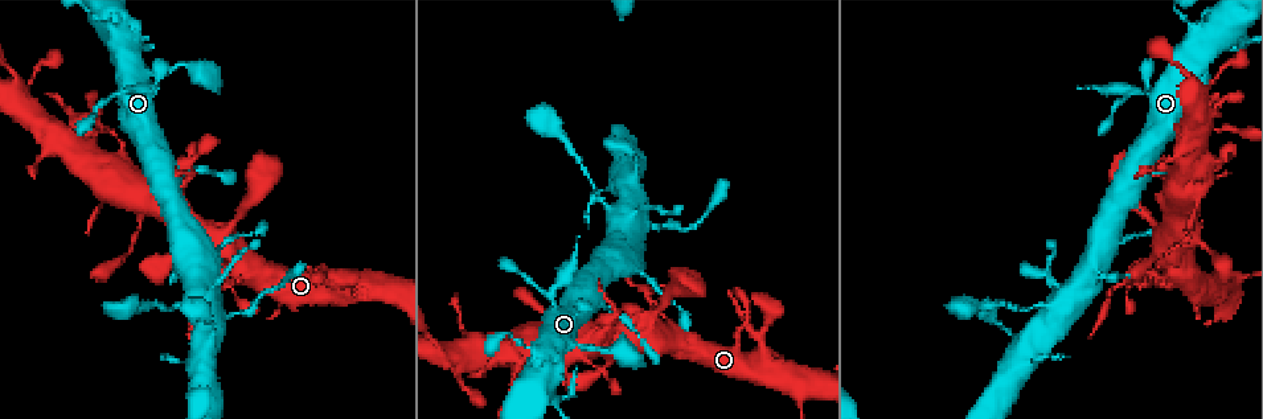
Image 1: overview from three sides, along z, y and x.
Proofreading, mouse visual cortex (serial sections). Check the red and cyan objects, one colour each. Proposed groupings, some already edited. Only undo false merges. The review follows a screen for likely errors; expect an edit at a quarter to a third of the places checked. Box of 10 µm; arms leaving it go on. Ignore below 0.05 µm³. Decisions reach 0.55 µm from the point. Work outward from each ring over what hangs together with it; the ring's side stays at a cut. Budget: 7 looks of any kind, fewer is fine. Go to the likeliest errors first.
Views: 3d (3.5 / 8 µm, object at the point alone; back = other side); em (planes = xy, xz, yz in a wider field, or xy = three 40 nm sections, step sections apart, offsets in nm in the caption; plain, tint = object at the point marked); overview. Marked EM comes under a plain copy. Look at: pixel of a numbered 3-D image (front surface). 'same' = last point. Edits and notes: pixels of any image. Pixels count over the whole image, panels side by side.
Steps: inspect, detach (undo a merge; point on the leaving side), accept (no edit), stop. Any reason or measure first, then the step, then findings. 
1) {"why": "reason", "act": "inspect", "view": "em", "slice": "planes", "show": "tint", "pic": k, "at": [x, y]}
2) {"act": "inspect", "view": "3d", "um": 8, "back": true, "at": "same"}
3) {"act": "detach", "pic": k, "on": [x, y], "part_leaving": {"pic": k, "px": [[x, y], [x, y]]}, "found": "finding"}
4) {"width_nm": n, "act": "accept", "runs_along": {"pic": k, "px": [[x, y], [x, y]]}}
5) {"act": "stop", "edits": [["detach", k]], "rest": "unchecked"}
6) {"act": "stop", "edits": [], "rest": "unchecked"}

{"act": "inspect", "view": "3d", "um": 8, "back": true, "pic": 1, "at": [610, 214]}

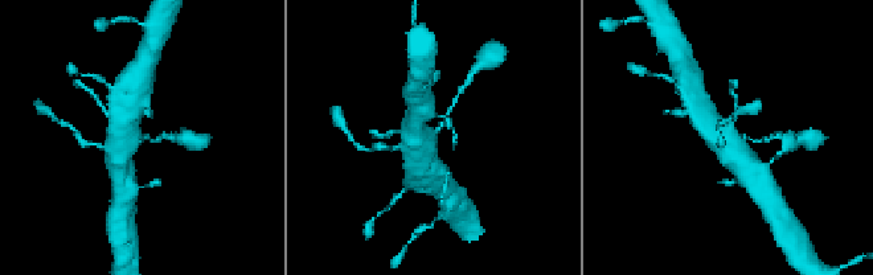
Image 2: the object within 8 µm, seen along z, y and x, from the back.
{"act": "inspect", "view": "em", "slice": "planes", "show": "tint", "at": "same"}

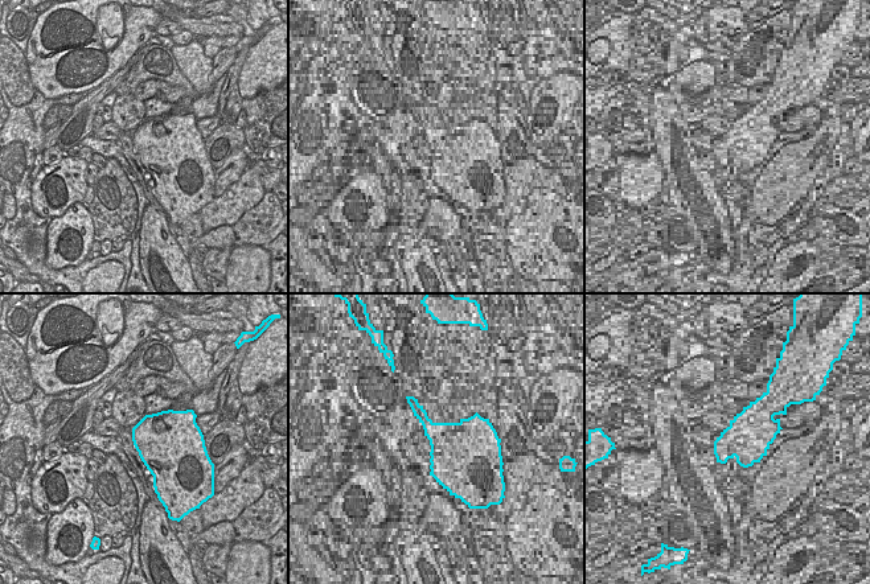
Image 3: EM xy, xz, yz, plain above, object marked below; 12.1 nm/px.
{"act": "accept", "runs_along": {"pic": 2, "px": [[699, 109], [749, 172]]}, "found": "one cell here"}

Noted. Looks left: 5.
{"why": "calibre changes", "act": "inspect", "view": "3d", "um": 8, "pic": 1, "at": [646, 296]}

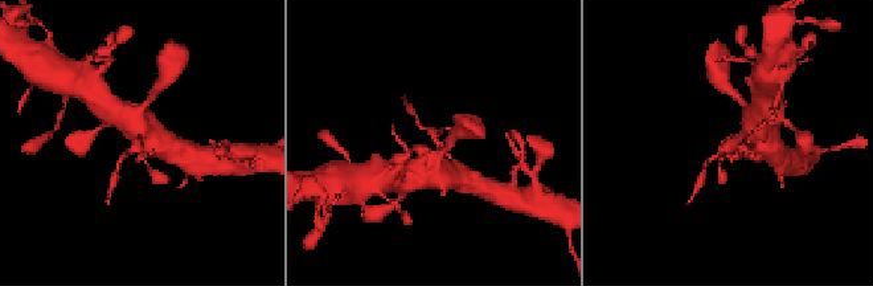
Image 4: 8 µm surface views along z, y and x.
{"act": "inspect", "view": "3d", "um": 3.5, "at": "same"}

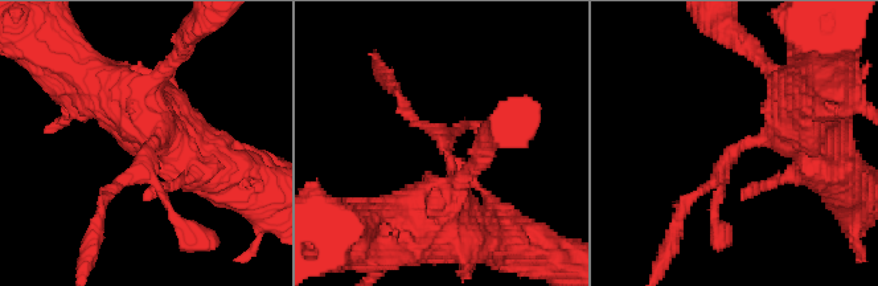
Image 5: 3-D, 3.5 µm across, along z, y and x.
{"why": "need the tissue", "act": "inspect", "view": "em", "slice": "xy", "step": 2, "show": "tint", "pic": 5, "at": [445, 147]}

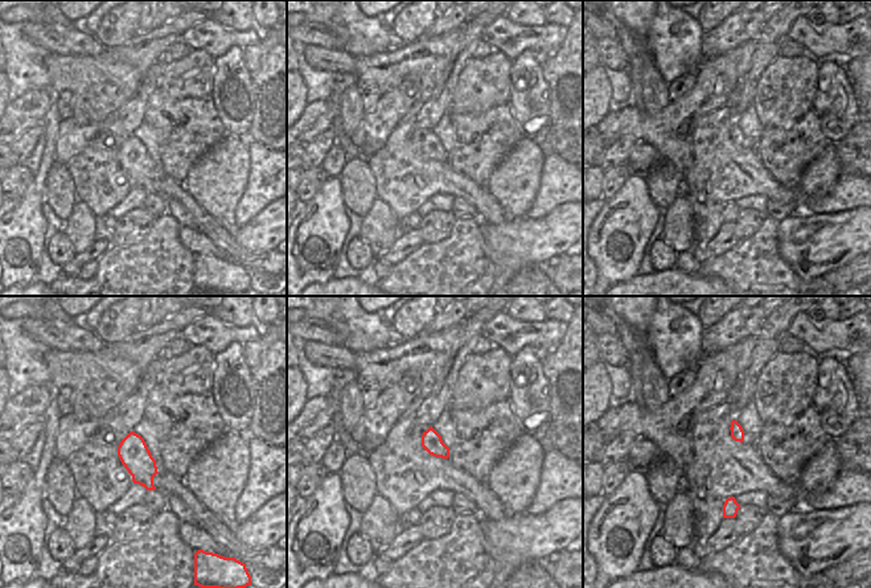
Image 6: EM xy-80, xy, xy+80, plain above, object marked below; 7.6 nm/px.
{"width_nm": 160, "act": "accept", "runs_along": {"pic": 5, "px": [[807, 131], [742, 143], [684, 208]]}, "found": "one cell here"}

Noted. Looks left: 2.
{"act": "stop", "edits": [], "rest": "unchecked"}

